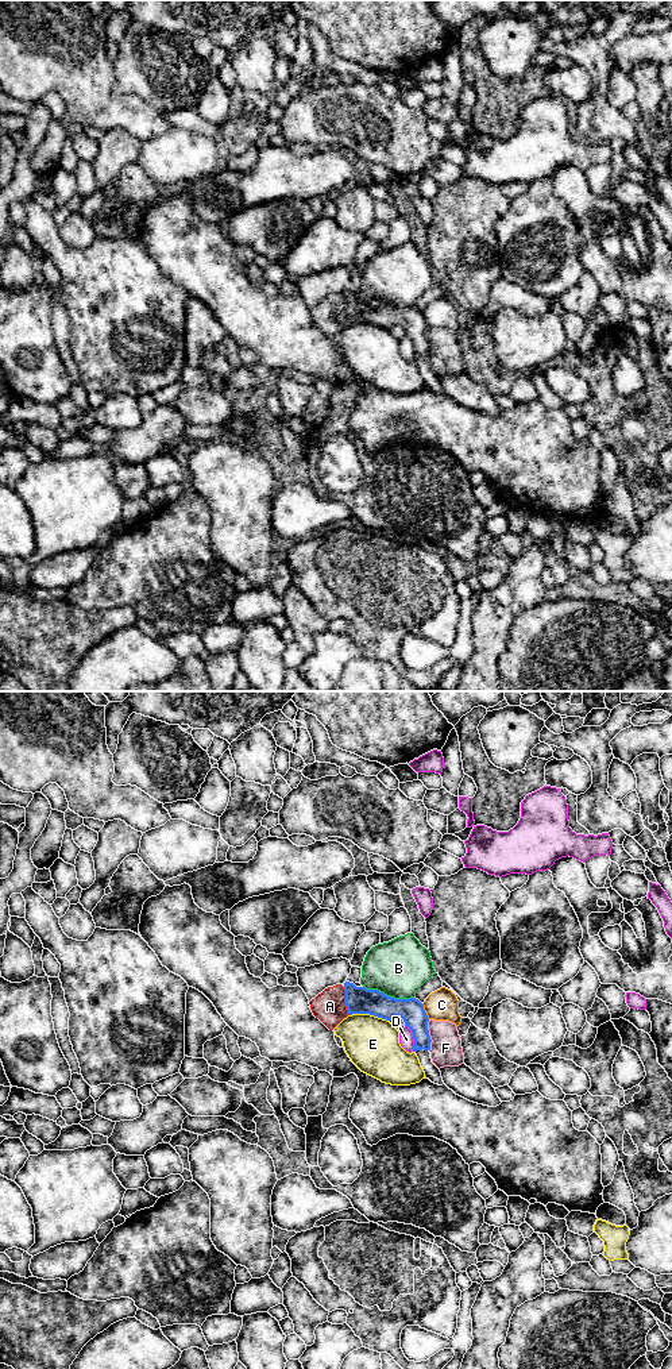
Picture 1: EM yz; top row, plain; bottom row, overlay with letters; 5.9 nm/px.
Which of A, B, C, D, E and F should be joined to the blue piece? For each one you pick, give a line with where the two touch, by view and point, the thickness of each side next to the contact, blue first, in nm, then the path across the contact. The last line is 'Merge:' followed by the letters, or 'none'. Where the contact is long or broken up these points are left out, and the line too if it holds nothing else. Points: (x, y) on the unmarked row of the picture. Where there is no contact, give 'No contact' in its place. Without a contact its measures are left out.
A: Touches blue at yz (346, 309). Thickness 160 nm (blue) against 190 nm. Path across: yz (358, 308), (346, 309), (329, 315)
Merge: A

